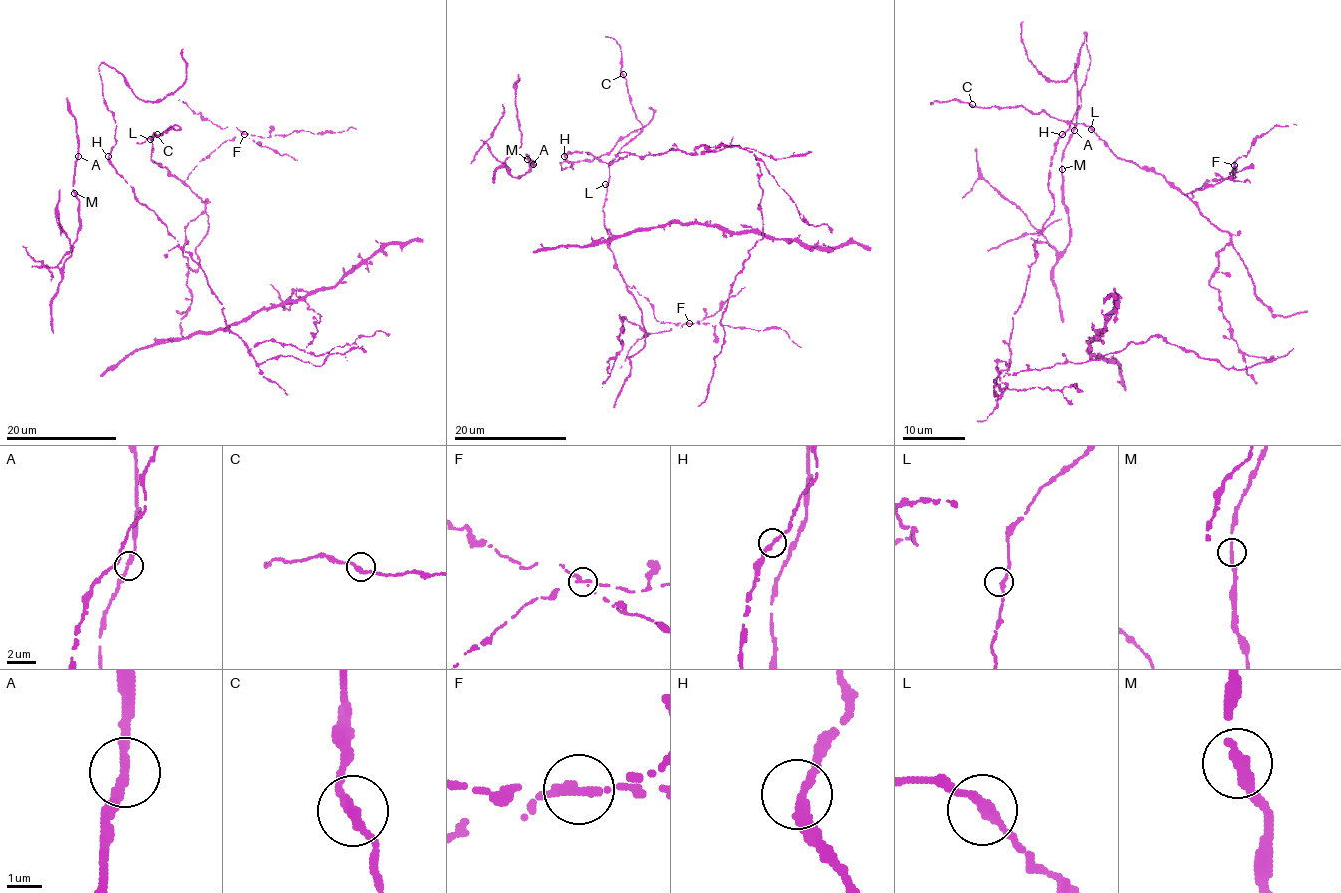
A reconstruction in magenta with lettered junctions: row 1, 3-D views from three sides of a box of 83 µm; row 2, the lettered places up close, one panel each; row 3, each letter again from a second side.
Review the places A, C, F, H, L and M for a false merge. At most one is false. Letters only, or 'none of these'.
F

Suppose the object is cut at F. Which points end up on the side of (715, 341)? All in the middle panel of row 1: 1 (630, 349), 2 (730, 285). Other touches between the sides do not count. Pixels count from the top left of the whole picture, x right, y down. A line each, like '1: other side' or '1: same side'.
1: other side
2: same side

